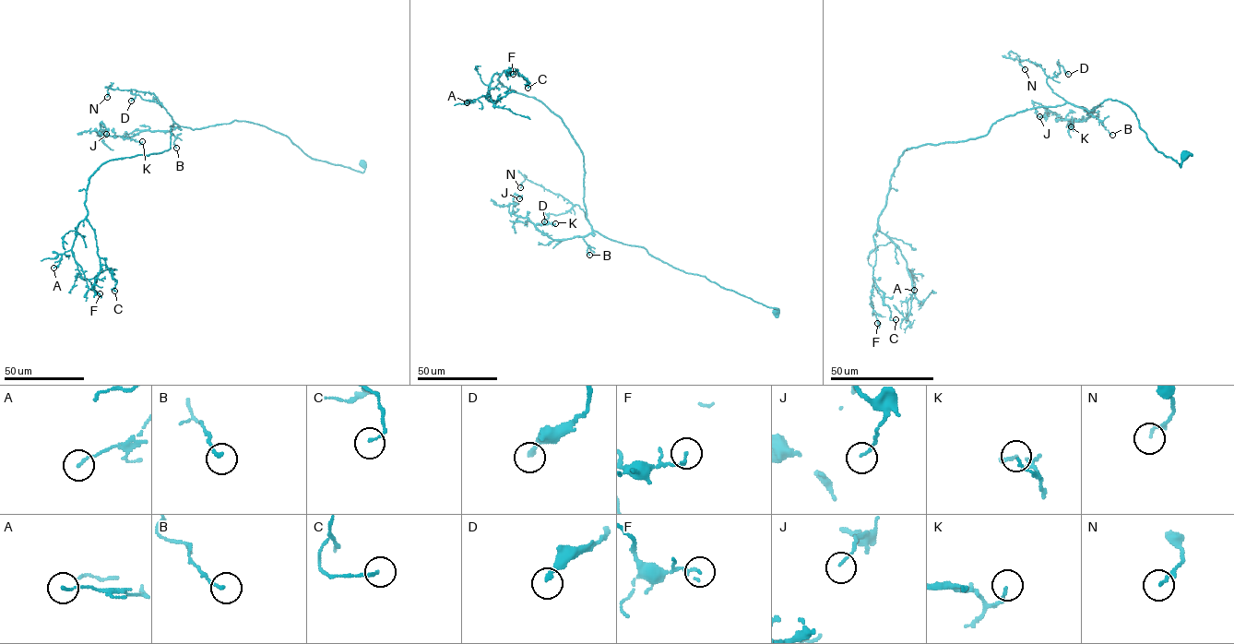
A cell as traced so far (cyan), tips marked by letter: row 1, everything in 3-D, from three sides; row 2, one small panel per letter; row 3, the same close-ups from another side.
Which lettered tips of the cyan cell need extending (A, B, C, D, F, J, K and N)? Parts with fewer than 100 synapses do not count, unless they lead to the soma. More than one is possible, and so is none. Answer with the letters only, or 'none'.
none

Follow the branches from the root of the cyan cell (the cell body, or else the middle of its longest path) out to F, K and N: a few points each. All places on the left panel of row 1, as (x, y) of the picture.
F: (362, 163), (361, 172), (313, 159), (251, 122), (174, 123), (169, 149), (110, 160), (89, 179), (100, 293)
K: (362, 163), (361, 172), (313, 159), (286, 136), (244, 121), (140, 131), (122, 137), (142, 141)
N: (362, 163), (361, 172), (313, 159), (251, 122), (180, 126), (153, 93), (112, 83), (107, 97)

